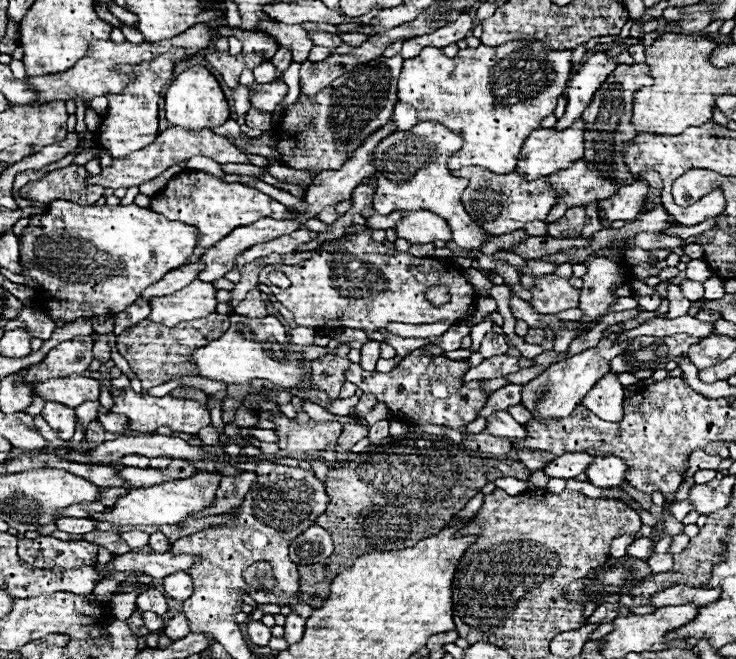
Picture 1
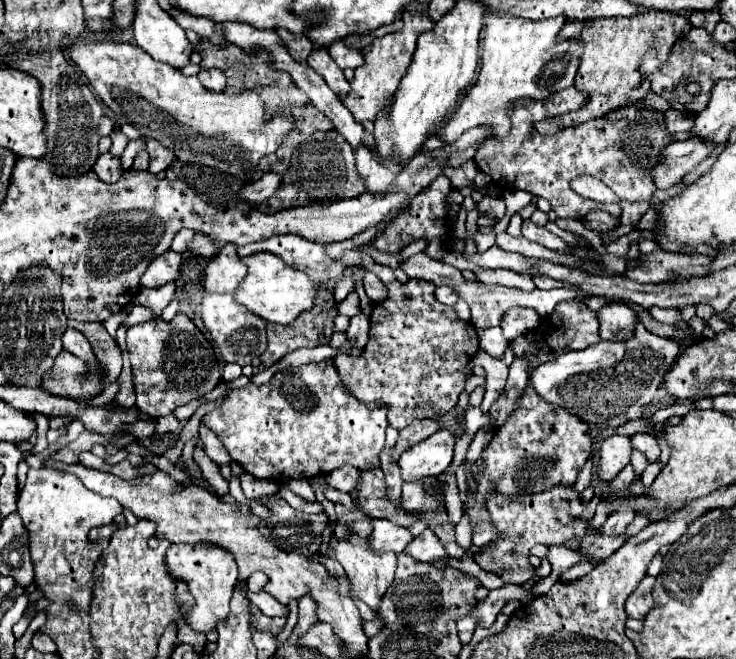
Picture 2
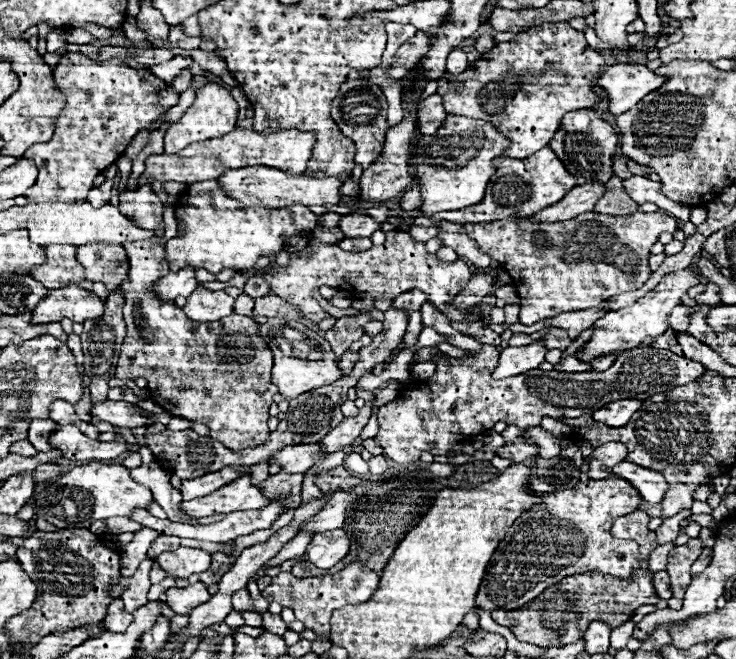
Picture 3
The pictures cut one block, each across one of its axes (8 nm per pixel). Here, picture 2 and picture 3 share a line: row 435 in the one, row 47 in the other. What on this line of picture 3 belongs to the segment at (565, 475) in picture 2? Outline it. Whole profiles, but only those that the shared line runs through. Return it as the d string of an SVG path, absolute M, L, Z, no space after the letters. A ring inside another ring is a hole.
M568 22L540 24L512 42L496 44L478 62L472 62L466 72L458 76L446 72L438 80L438 94L448 114L494 124L510 138L504 156L522 160L548 146L564 114L594 108L602 100L594 84L604 68L604 58L586 44L584 32L574 30Z

